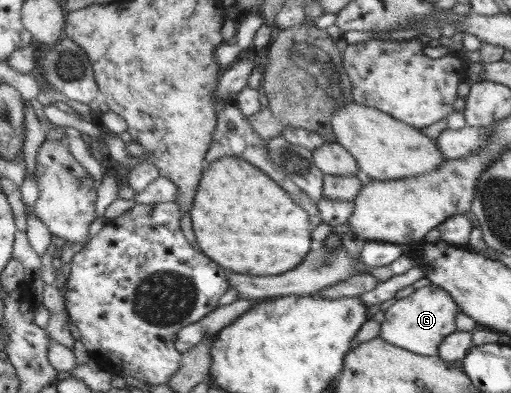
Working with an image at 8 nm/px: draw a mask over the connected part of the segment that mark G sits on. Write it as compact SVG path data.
M430 284L418 288L414 293L396 301L384 313L378 337L402 349L425 356L438 356L438 345L451 333L457 331L456 316L459 307L452 297L438 287Z

